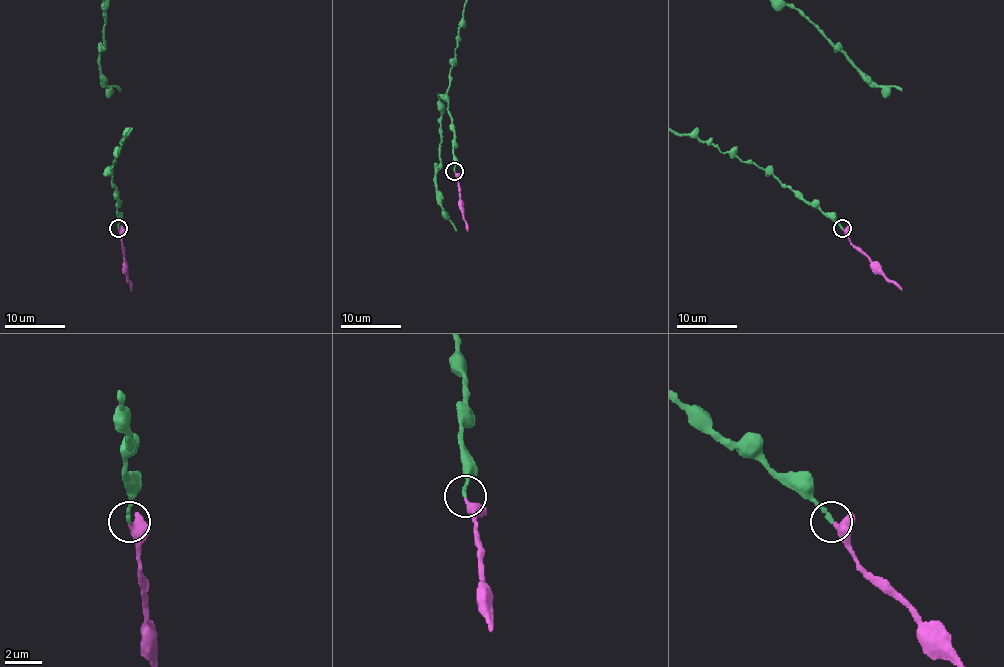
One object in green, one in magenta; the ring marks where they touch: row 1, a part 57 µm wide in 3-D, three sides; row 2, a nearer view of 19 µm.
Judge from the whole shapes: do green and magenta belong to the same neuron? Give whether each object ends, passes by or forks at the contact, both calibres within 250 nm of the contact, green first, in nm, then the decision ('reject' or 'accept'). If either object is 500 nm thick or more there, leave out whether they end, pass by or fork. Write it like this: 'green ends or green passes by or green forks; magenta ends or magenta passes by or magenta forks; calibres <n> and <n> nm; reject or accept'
green ends; magenta passes by; calibres 200 and 320 nm; accept

